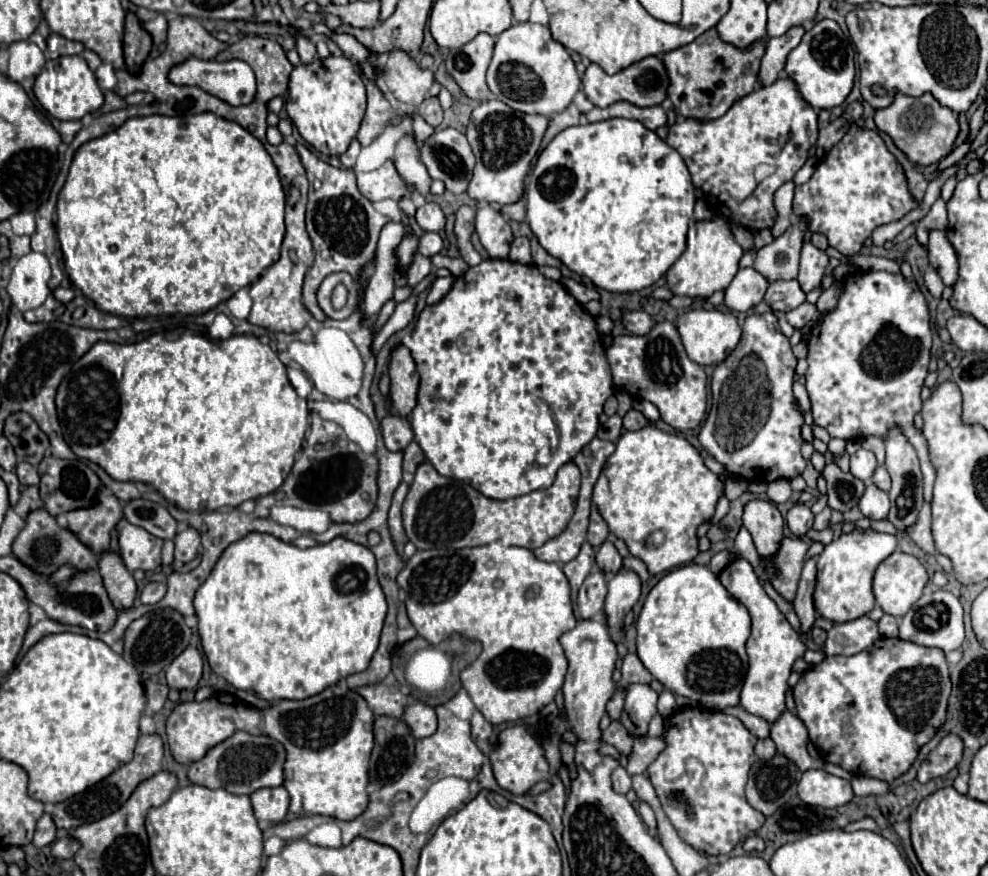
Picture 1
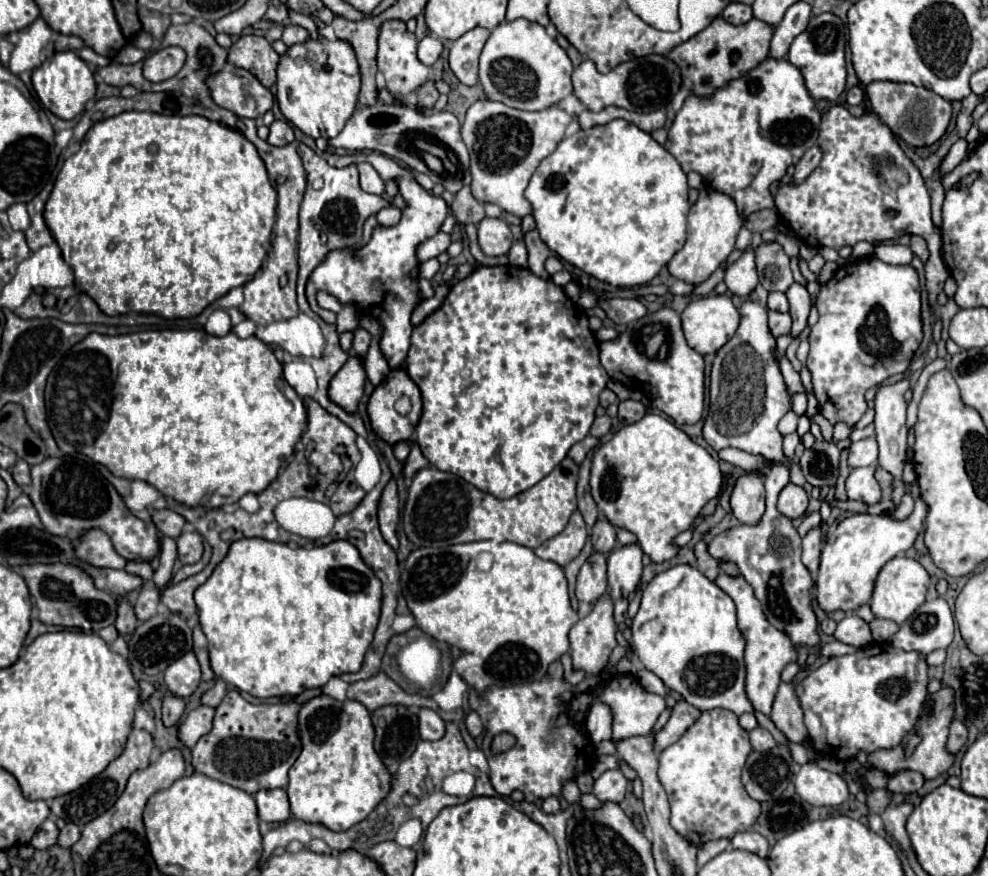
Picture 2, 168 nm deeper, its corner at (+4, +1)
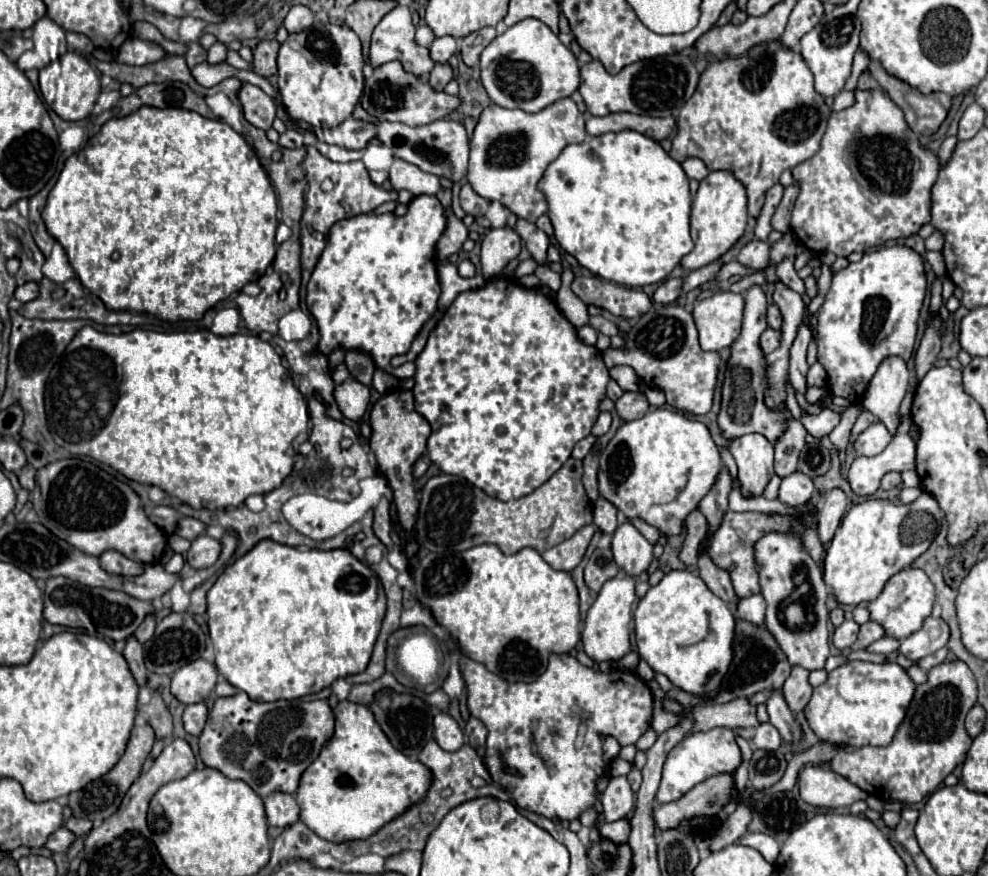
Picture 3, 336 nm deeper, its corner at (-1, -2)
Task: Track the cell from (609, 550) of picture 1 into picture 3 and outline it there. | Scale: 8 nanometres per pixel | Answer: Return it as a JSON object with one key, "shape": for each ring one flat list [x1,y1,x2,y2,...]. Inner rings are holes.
{"shape":[[599,497,593,509,593,523,603,533,613,533,617,529,617,507,613,507,613,503,609,503,605,497]]}

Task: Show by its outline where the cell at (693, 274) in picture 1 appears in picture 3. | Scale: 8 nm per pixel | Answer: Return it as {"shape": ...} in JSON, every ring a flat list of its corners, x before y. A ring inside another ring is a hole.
{"shape":[[711,171,701,183,693,197,691,211,691,239,695,243,693,251,681,259,685,271,701,269,717,261,723,253,727,253,737,239,745,233,747,227,747,191,745,185,731,171]]}

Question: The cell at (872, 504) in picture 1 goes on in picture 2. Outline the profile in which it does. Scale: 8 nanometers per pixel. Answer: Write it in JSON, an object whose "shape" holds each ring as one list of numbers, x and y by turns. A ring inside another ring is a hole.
{"shape":[[874,466,852,468,846,480,846,490,850,500,858,500,868,506,878,504,882,500,882,490,874,478]]}

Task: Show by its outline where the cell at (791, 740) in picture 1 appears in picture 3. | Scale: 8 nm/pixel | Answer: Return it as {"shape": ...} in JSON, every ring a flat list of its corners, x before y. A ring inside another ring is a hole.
{"shape":[[793,667,789,679,783,685,783,697,793,713,799,713,809,703,813,687,809,685,809,669,805,667]]}

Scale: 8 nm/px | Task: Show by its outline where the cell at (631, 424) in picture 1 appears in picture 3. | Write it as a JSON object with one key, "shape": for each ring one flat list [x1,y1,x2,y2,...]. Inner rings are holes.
{"shape":[[623,393,615,401,615,409,623,421,633,421,633,419,639,419,647,413,649,401,643,393]]}

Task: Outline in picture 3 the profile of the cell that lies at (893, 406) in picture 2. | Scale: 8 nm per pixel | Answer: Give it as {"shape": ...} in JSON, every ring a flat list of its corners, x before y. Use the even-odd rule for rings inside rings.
{"shape":[[889,357,881,363,863,395,863,407,877,415,889,433,897,431,901,419,899,405,907,393,909,379,907,363,901,357]]}

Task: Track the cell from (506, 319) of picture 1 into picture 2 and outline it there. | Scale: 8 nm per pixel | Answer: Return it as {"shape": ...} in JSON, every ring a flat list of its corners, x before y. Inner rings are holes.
{"shape":[[478,266,474,272,456,282,442,306,432,312,422,324,414,326,412,332,412,346,406,360,408,376,416,382,416,386,422,392,422,416,416,424,416,442,422,450,422,454,428,458,432,466,436,466,442,472,452,472,472,486,476,486,482,492,488,492,496,498,512,498,534,484,538,484,544,476,548,476,568,454,568,450,584,440,584,436,590,432,590,426,594,422,594,410,598,406,598,396,606,388,608,374,600,364,598,358,598,340,596,334,588,326,586,312,574,302,568,300,564,288,556,286,552,280,544,280,530,272,528,268,516,268,516,266]]}

